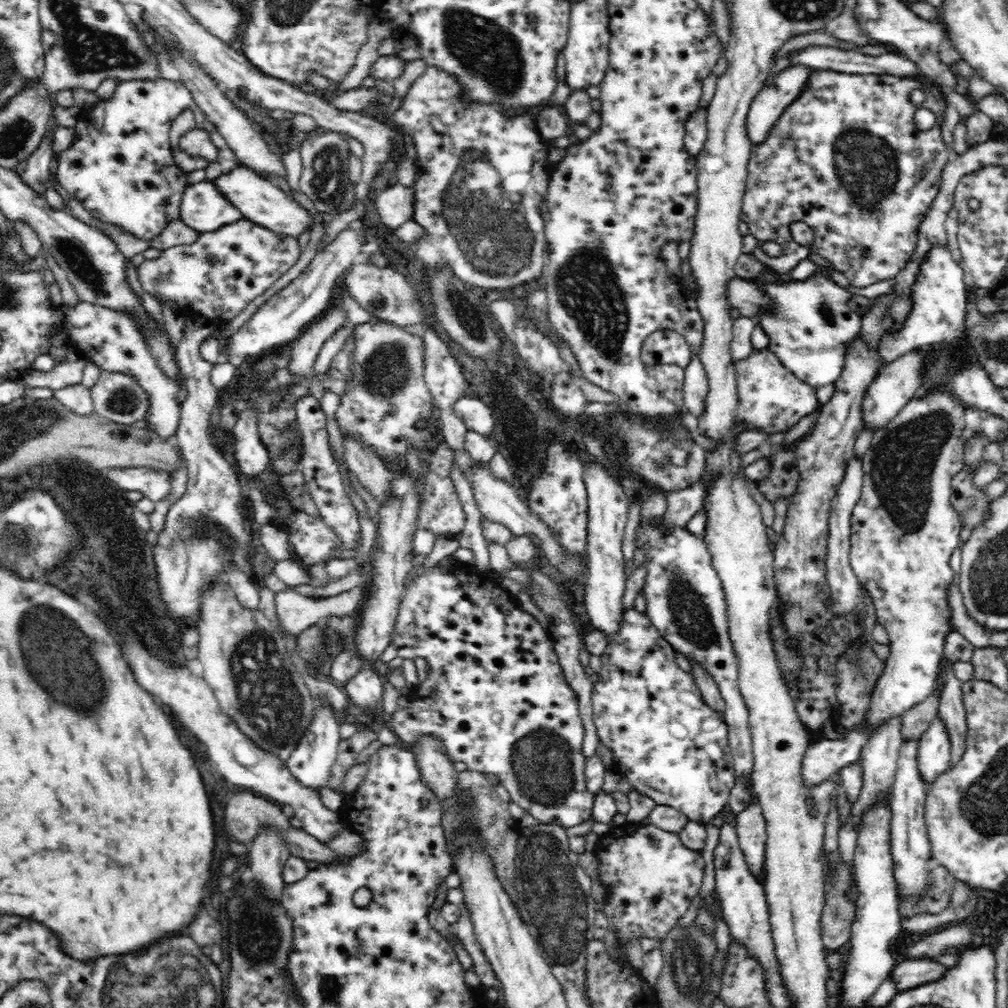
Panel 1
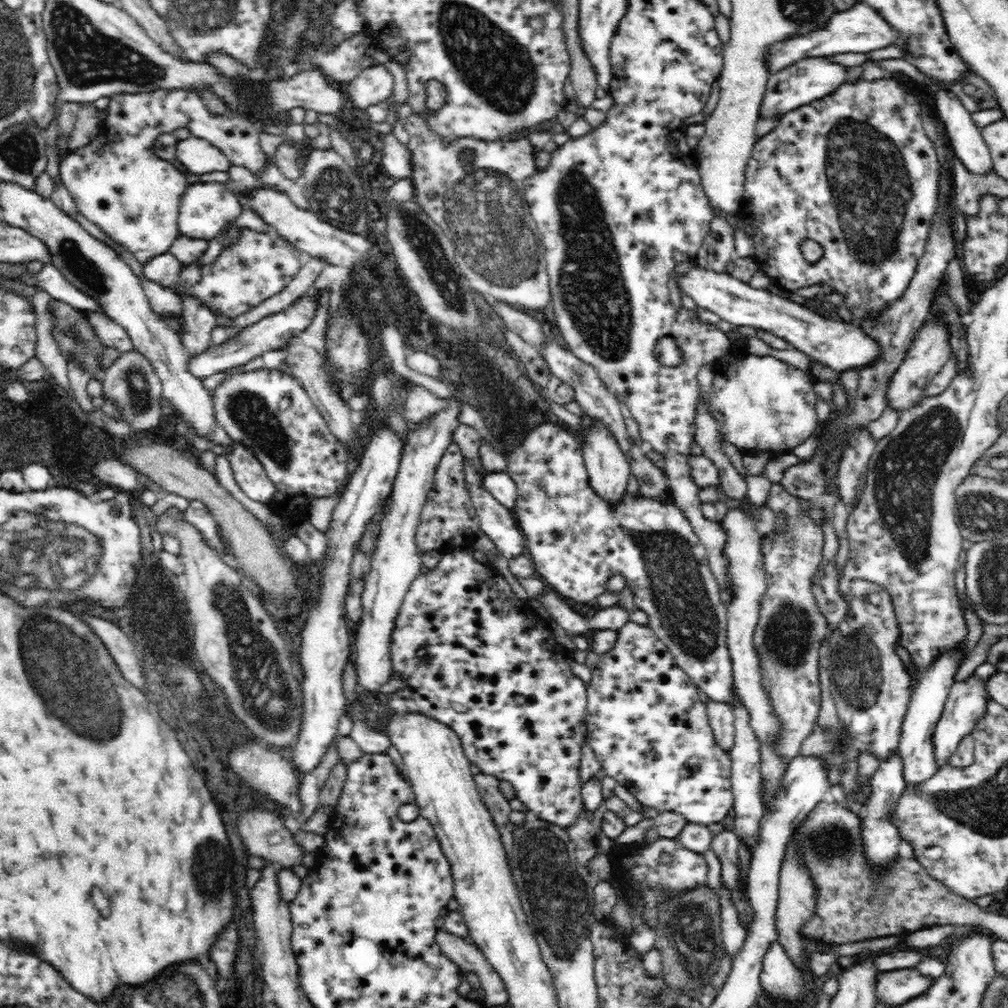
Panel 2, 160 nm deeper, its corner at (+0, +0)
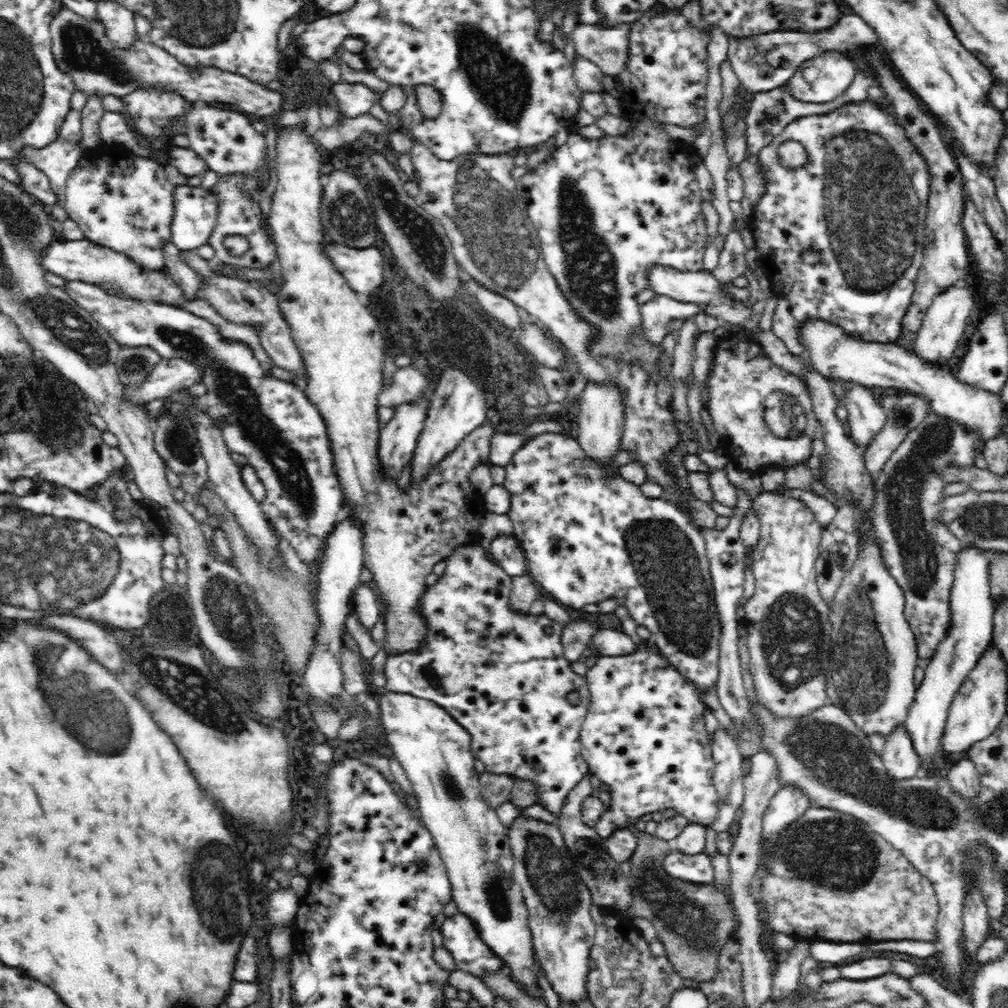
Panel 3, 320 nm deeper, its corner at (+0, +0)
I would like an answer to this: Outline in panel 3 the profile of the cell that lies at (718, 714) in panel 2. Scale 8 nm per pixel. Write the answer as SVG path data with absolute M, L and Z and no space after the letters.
M718 729L714 734L714 743L712 747L712 756L715 762L715 788L719 795L719 814L716 821L712 822L712 830L724 832L729 830L731 825L736 820L736 814L738 810L741 810L744 801L745 785L744 778L745 772L742 768L742 756L740 755L740 749L738 748L739 742L734 741L734 736Z

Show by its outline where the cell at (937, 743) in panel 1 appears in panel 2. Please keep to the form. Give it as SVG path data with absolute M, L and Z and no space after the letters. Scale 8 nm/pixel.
M970 674L966 680L960 680L952 685L948 700L944 705L944 712L933 731L933 752L940 767L948 765L948 758L958 748L960 741L973 733L978 719L985 714L986 699L990 698L986 683L987 681L979 676Z

